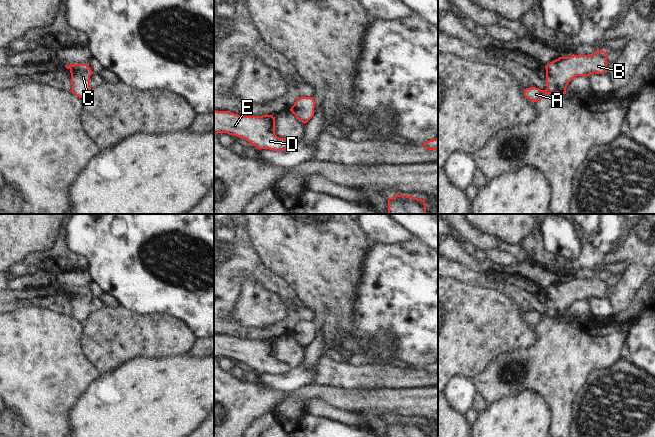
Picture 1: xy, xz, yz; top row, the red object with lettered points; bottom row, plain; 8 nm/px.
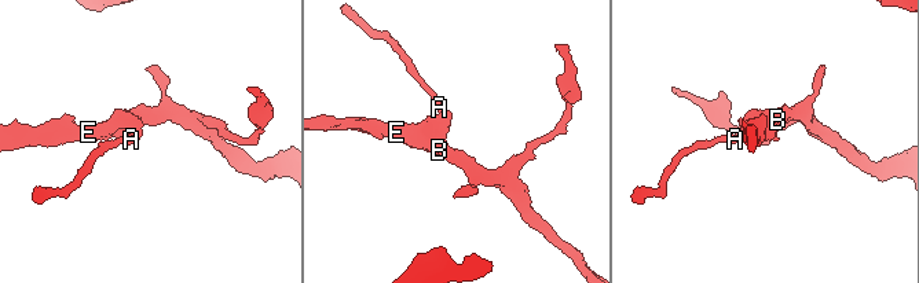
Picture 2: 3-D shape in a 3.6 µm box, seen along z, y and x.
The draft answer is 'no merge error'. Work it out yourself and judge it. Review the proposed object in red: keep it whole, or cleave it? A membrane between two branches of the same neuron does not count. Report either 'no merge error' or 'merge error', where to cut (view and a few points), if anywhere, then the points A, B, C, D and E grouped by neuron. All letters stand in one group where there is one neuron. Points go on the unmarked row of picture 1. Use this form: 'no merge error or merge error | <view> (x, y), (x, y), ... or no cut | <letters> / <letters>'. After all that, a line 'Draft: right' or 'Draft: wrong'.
no merge error | no cut | A B C D E
Draft: right

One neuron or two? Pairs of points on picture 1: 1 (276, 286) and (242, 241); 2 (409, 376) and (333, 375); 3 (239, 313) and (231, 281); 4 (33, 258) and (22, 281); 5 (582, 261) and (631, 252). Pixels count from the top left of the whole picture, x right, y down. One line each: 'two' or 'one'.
1: one
2: one
3: two
4: two
5: two

